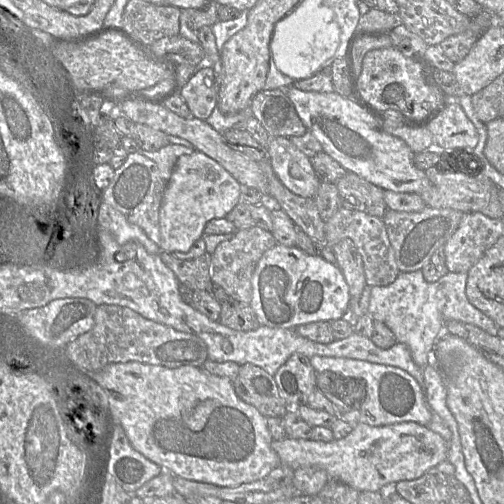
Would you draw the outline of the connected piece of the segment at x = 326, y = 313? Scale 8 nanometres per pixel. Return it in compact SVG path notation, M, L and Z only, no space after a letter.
M277 243L265 251L253 272L251 285L252 299L249 305L261 326L295 329L308 323L348 317L350 293L340 268L319 255L307 254L297 246L287 247Z

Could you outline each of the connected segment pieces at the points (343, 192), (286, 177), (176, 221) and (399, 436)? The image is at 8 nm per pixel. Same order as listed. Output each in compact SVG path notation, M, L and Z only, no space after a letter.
M347 172L336 182L336 186L341 207L362 211L381 219L388 210L384 200L385 189L353 172Z
M271 137L267 145L267 158L277 177L291 192L302 197L314 198L321 180L312 166L311 158L300 151L288 137Z
M202 152L178 157L164 189L160 209L160 244L162 252L188 252L203 237L204 228L212 219L225 218L239 203L240 183L218 162Z
M402 422L387 426L358 423L344 438L331 442L284 438L272 442L281 464L294 470L317 467L327 472L330 480L342 482L359 492L388 490L399 481L415 480L439 463L448 461L449 443L427 426Z

